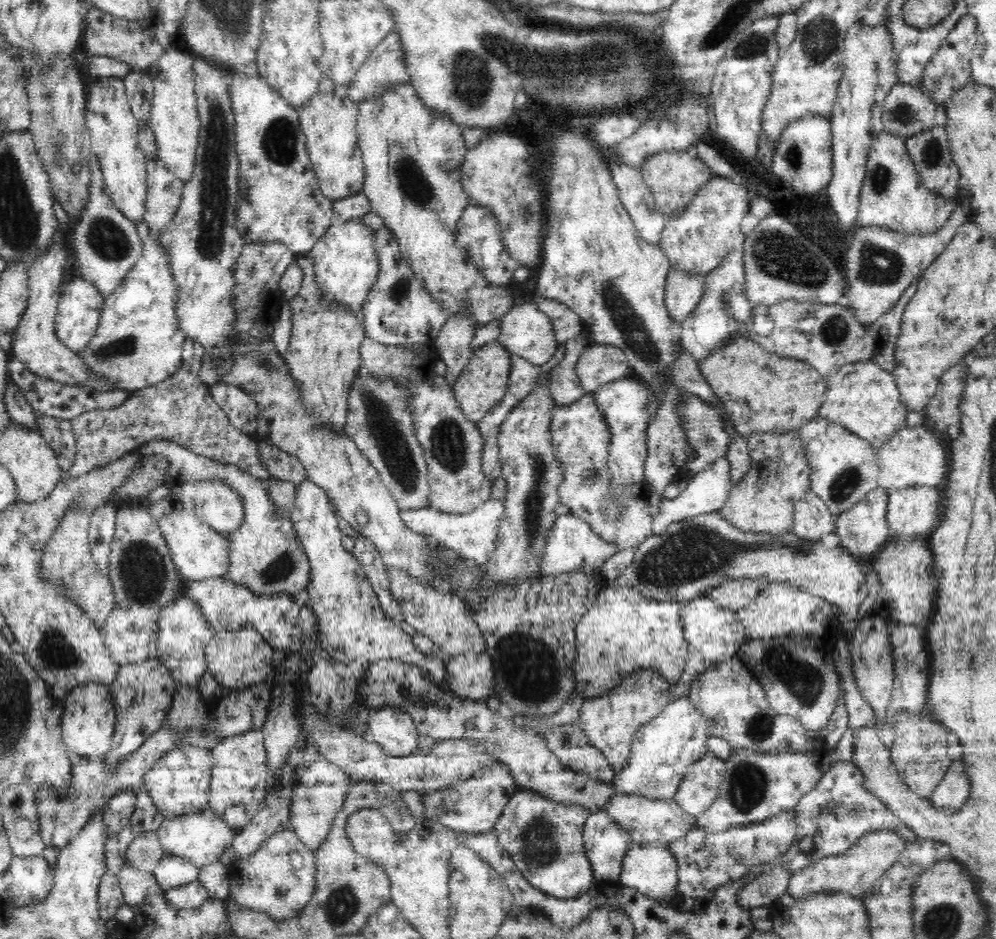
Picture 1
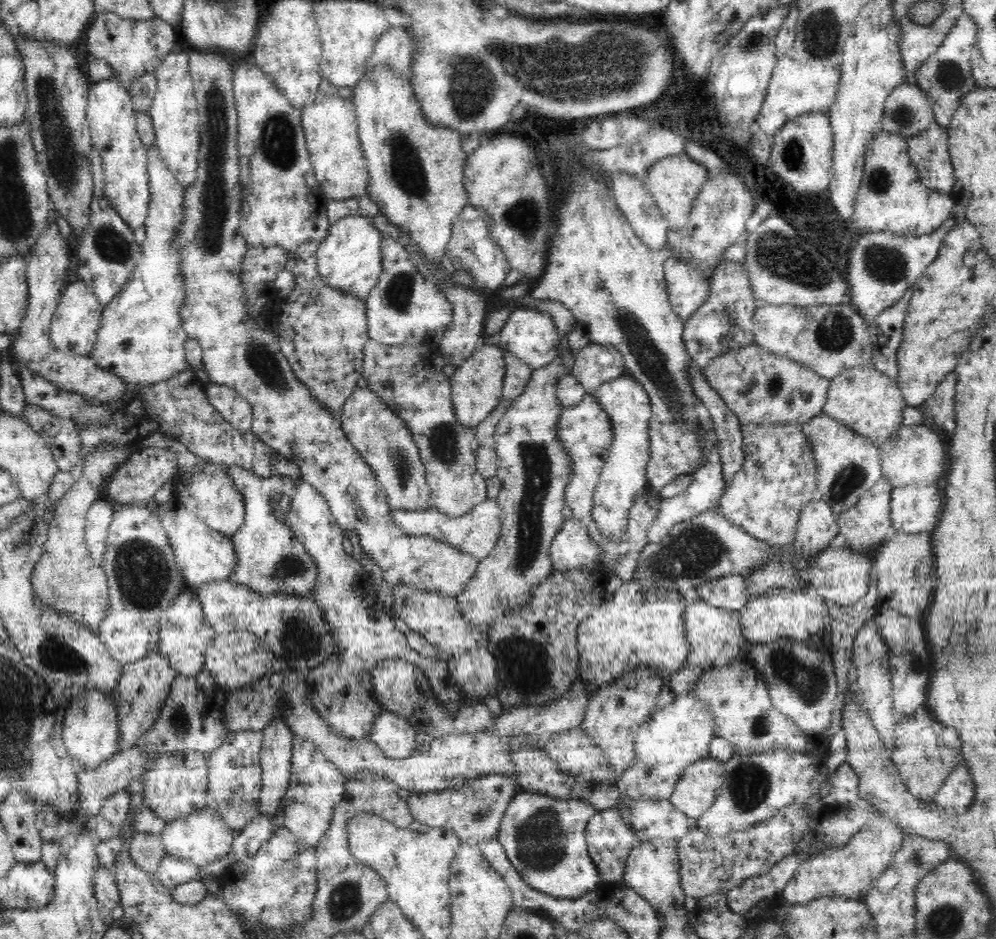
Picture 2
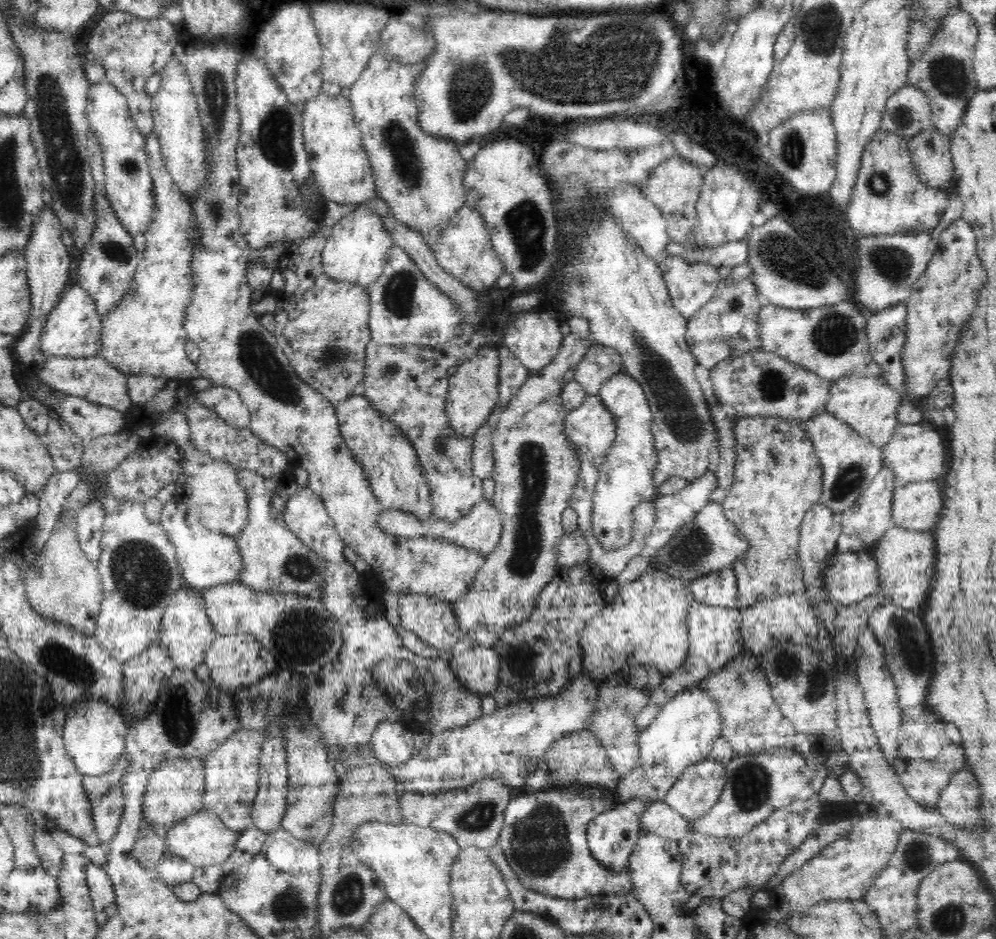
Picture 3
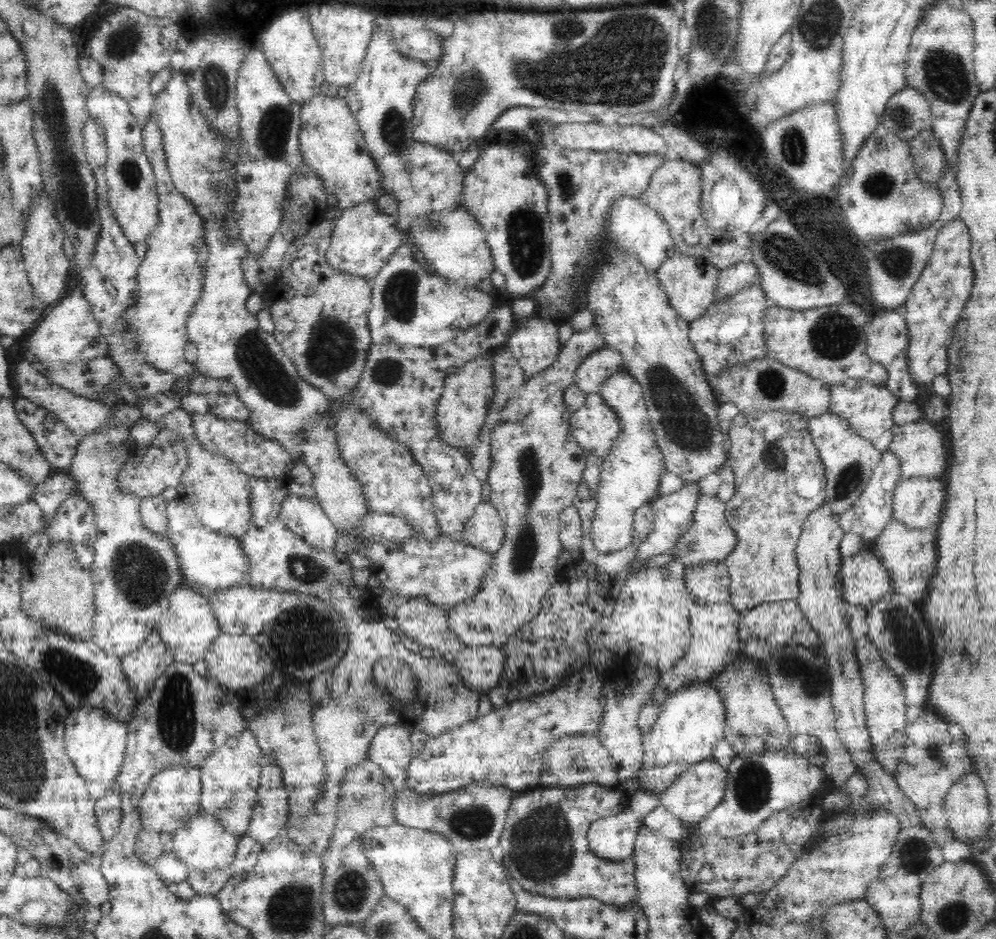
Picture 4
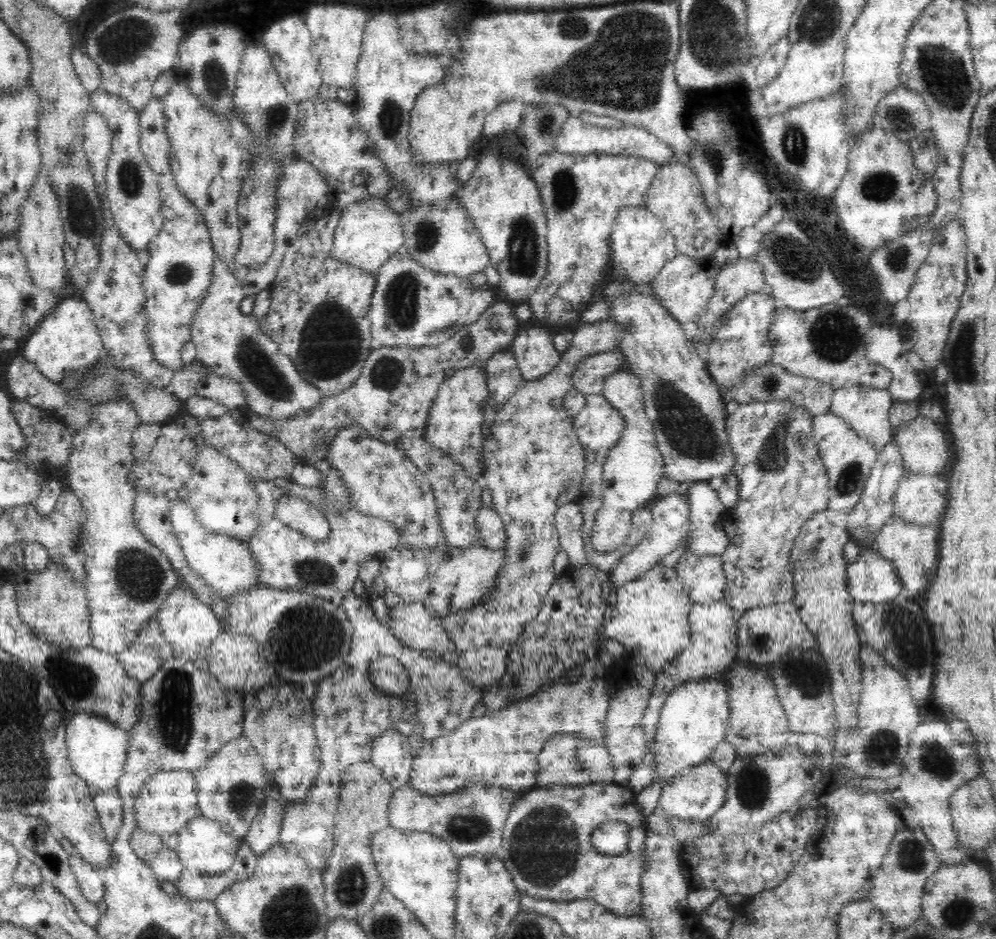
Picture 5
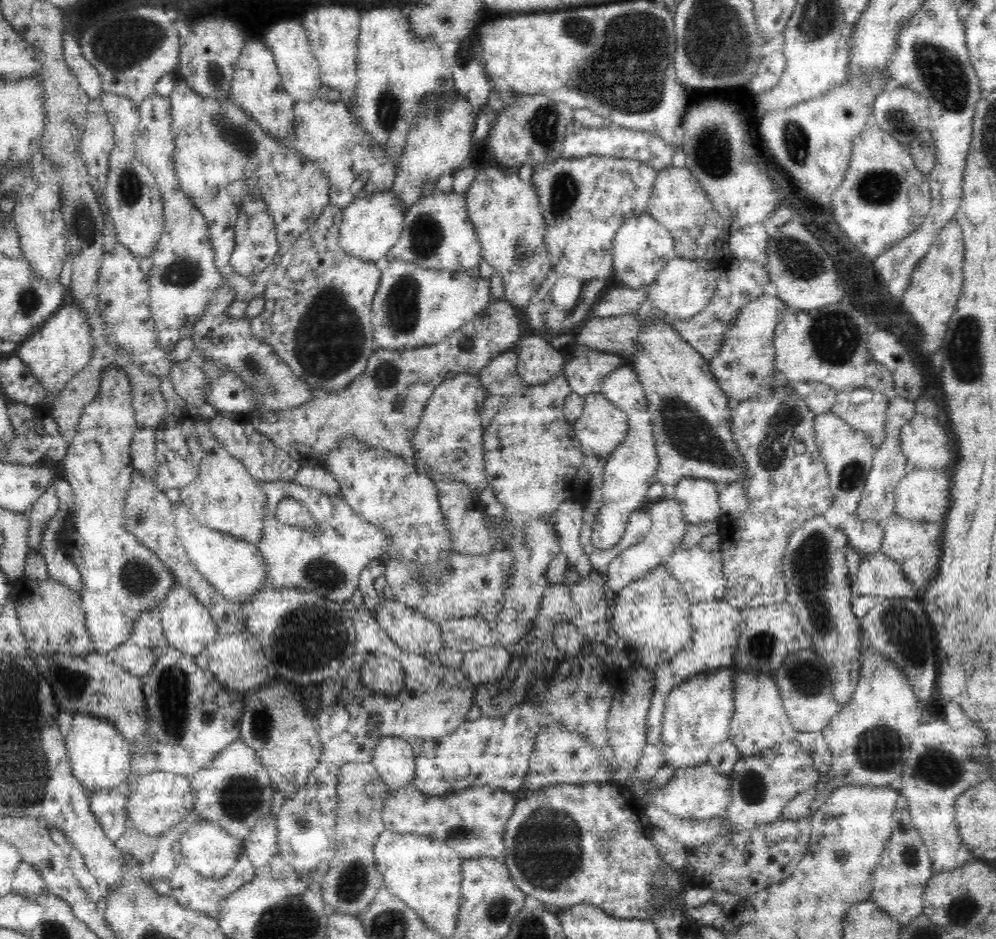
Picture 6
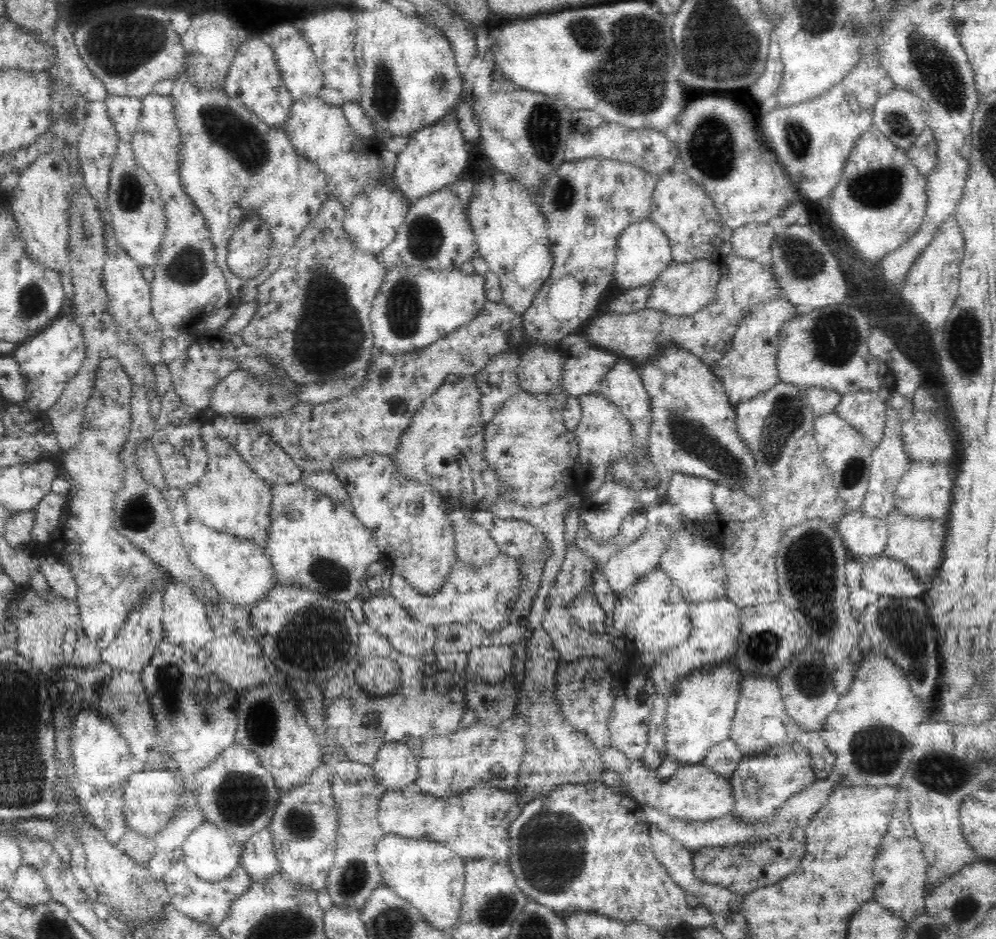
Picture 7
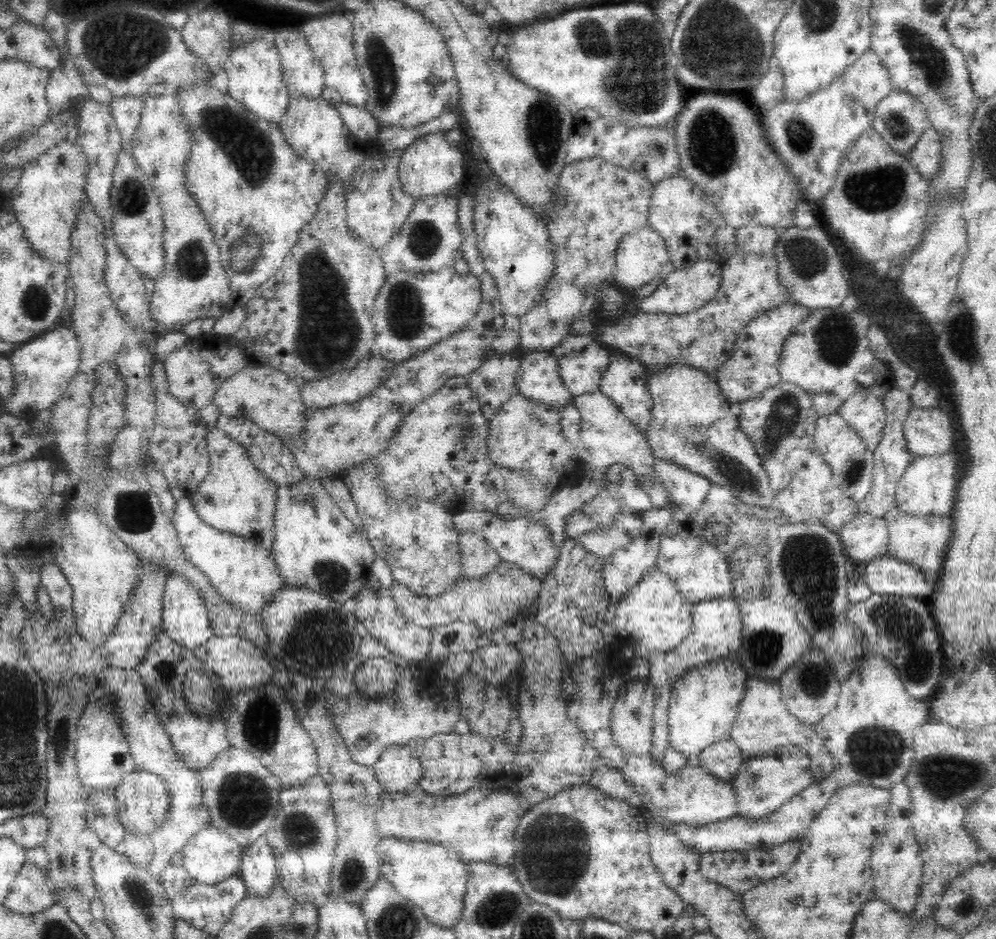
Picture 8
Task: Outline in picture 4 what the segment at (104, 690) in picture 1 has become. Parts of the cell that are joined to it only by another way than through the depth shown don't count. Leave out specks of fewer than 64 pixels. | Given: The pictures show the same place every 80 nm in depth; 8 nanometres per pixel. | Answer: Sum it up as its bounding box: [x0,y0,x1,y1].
[65,707,129,790]

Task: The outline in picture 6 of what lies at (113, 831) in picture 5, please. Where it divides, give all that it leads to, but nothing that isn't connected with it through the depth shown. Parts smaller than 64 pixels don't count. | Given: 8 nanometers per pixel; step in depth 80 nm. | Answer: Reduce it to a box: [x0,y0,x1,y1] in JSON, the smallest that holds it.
[89,787,128,844]

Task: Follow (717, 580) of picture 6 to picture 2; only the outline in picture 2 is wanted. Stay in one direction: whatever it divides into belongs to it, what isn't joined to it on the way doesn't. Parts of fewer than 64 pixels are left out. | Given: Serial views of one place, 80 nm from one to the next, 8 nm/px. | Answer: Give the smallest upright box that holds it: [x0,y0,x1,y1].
[696,574,748,611]

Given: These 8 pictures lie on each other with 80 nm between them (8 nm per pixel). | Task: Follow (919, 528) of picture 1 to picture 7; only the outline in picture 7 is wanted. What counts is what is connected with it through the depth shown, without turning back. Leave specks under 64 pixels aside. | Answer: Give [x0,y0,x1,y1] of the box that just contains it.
[895,461,956,518]

